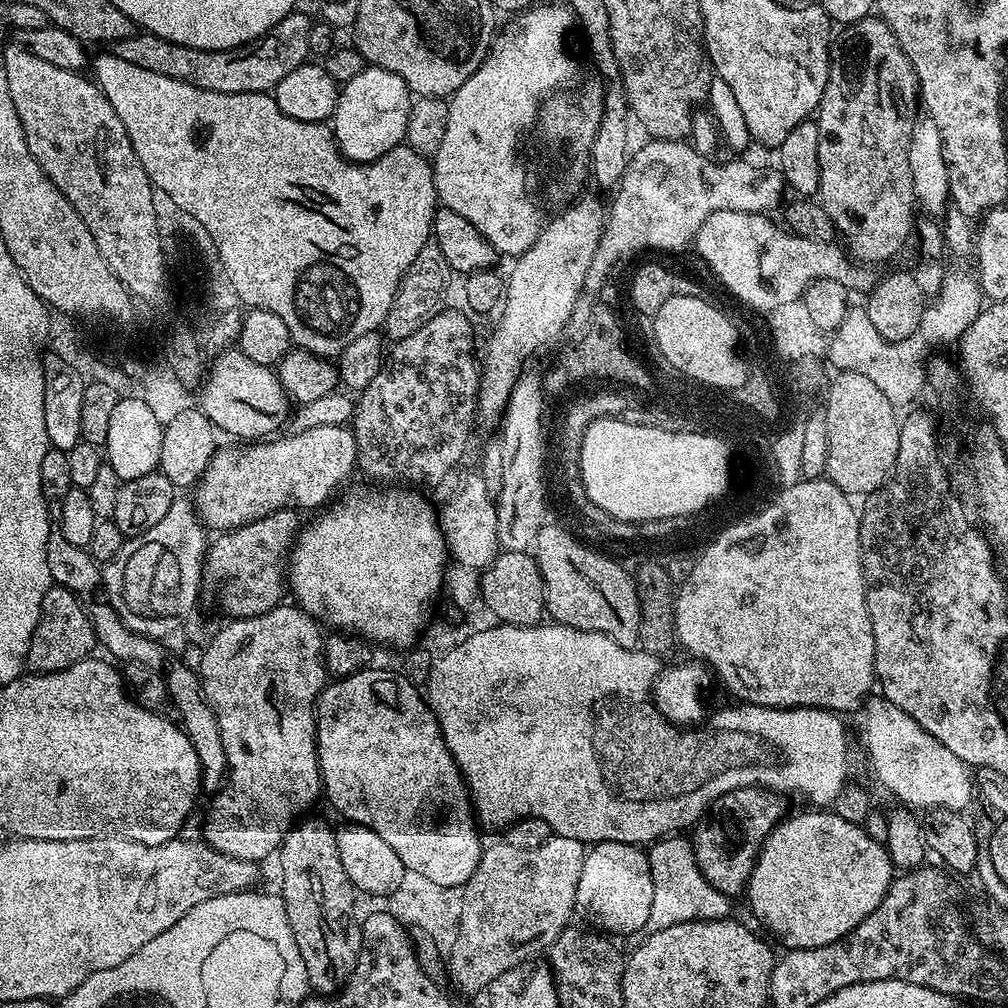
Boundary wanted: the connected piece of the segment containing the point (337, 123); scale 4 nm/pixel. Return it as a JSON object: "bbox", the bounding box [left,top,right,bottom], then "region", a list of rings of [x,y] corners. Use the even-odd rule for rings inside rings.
{"bbox":[330,66,413,164],"region":[[[365,66],[362,74],[358,74],[358,78],[350,78],[350,82],[346,82],[340,88],[336,112],[330,121],[331,130],[336,136],[336,145],[349,160],[354,160],[358,164],[369,164],[372,160],[382,158],[382,154],[386,154],[391,148],[401,147],[408,134],[408,119],[413,99],[413,93],[409,92],[406,82],[402,82],[398,74],[390,70]]]}

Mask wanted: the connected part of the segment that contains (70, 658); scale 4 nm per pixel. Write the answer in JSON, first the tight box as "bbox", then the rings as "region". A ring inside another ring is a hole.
{"bbox":[27,588,97,674],"region":[[[48,588],[46,598],[42,598],[40,621],[28,647],[27,667],[36,674],[66,670],[66,666],[74,666],[74,662],[89,659],[93,655],[92,647],[95,649],[97,644],[96,631],[92,629],[81,597],[74,595],[68,588]]]}

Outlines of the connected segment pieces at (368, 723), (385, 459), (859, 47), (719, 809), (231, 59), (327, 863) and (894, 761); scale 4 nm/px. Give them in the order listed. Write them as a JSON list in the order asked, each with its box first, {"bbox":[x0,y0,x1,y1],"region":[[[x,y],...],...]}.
[{"bbox":[316,666,482,889],"region":[[[369,666],[360,671],[333,679],[325,687],[323,693],[316,699],[316,756],[320,759],[320,779],[322,781],[322,792],[328,800],[341,812],[345,821],[361,824],[367,828],[373,828],[393,849],[398,858],[402,858],[405,869],[422,874],[430,878],[438,886],[459,889],[472,874],[480,860],[482,843],[480,836],[476,833],[478,821],[472,803],[472,797],[468,790],[468,784],[460,773],[460,768],[454,762],[446,742],[442,738],[442,730],[436,721],[436,715],[428,706],[428,701],[422,695],[421,689],[408,681],[399,671],[387,672],[384,668]]]},{"bbox":[350,306,482,482],"region":[[[445,306],[440,313],[426,322],[410,334],[409,337],[395,341],[387,349],[384,357],[384,365],[370,378],[370,382],[359,393],[354,404],[354,419],[350,427],[356,436],[356,455],[358,457],[358,468],[362,473],[366,472],[370,476],[381,476],[384,482],[408,482],[404,480],[444,480],[448,476],[448,471],[459,462],[464,456],[464,451],[468,448],[468,439],[472,436],[472,415],[475,417],[478,412],[478,397],[480,395],[480,385],[482,383],[482,372],[478,367],[478,360],[471,356],[468,351],[476,344],[476,336],[472,333],[472,324],[468,321],[467,311],[459,312],[456,308]]]},{"bbox":[814,14,918,266],"region":[[[869,14],[856,24],[847,25],[839,33],[838,39],[832,45],[832,58],[828,61],[828,81],[826,90],[820,99],[820,107],[815,113],[814,119],[818,126],[818,170],[820,171],[820,191],[818,193],[818,203],[826,210],[826,214],[836,225],[836,231],[842,237],[847,251],[851,253],[857,261],[868,266],[877,266],[883,260],[888,260],[891,256],[896,256],[904,248],[904,243],[914,232],[914,217],[912,211],[917,211],[918,205],[915,198],[914,186],[910,172],[910,162],[908,161],[908,140],[911,134],[913,121],[917,119],[916,104],[918,108],[918,85],[916,83],[916,71],[914,66],[910,66],[910,58],[902,50],[898,38],[886,26],[886,22]]]},{"bbox":[691,788,785,898],"region":[[[739,788],[718,798],[691,833],[692,849],[704,877],[725,896],[735,898],[748,887],[760,847],[773,828],[785,819],[785,797],[767,788]]]},{"bbox":[114,10,313,94],"region":[[[297,10],[282,18],[278,26],[258,39],[226,50],[198,50],[175,44],[166,38],[158,38],[152,32],[141,31],[130,38],[116,41],[114,51],[118,58],[131,62],[133,66],[143,66],[146,70],[154,70],[154,74],[166,74],[166,78],[174,78],[202,90],[214,90],[222,94],[271,93],[278,82],[290,74],[290,70],[298,70],[298,66],[309,59],[308,47],[313,23],[313,17],[308,17],[303,10]]]},{"bbox":[278,818,364,994],"region":[[[312,818],[301,819],[293,826],[278,849],[280,880],[284,883],[282,899],[286,918],[290,918],[294,942],[298,942],[306,962],[309,989],[316,994],[335,994],[343,988],[354,970],[364,941],[358,916],[356,920],[358,893],[350,878],[346,878],[342,858],[338,858],[333,825],[308,819]]]},{"bbox":[864,694,974,810],"region":[[[883,694],[873,695],[864,701],[864,744],[868,747],[868,760],[881,784],[897,796],[901,805],[913,810],[949,808],[964,810],[974,796],[974,776],[969,765],[962,763],[938,742],[906,710],[898,710]]]}]

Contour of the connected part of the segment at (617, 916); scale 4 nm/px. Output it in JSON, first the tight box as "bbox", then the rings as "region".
{"bbox":[576,842,652,935],"region":[[[604,842],[593,845],[585,853],[577,886],[576,908],[595,925],[592,925],[595,929],[611,935],[643,931],[648,925],[652,901],[652,870],[647,853],[639,845]]]}

